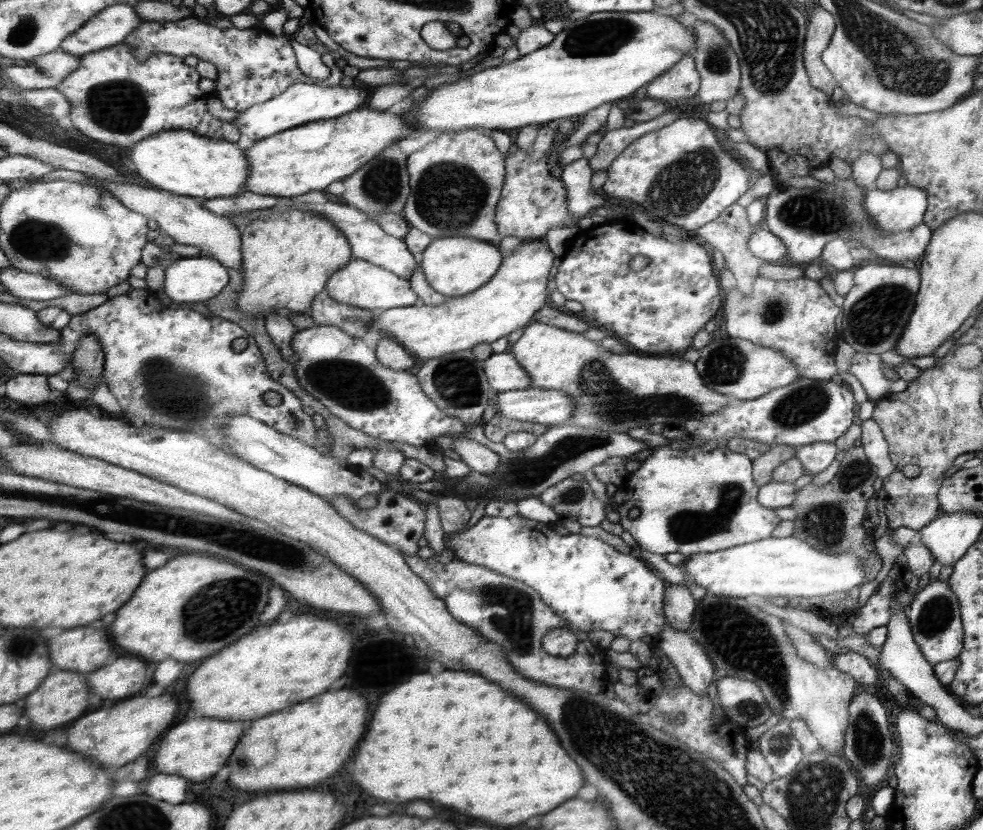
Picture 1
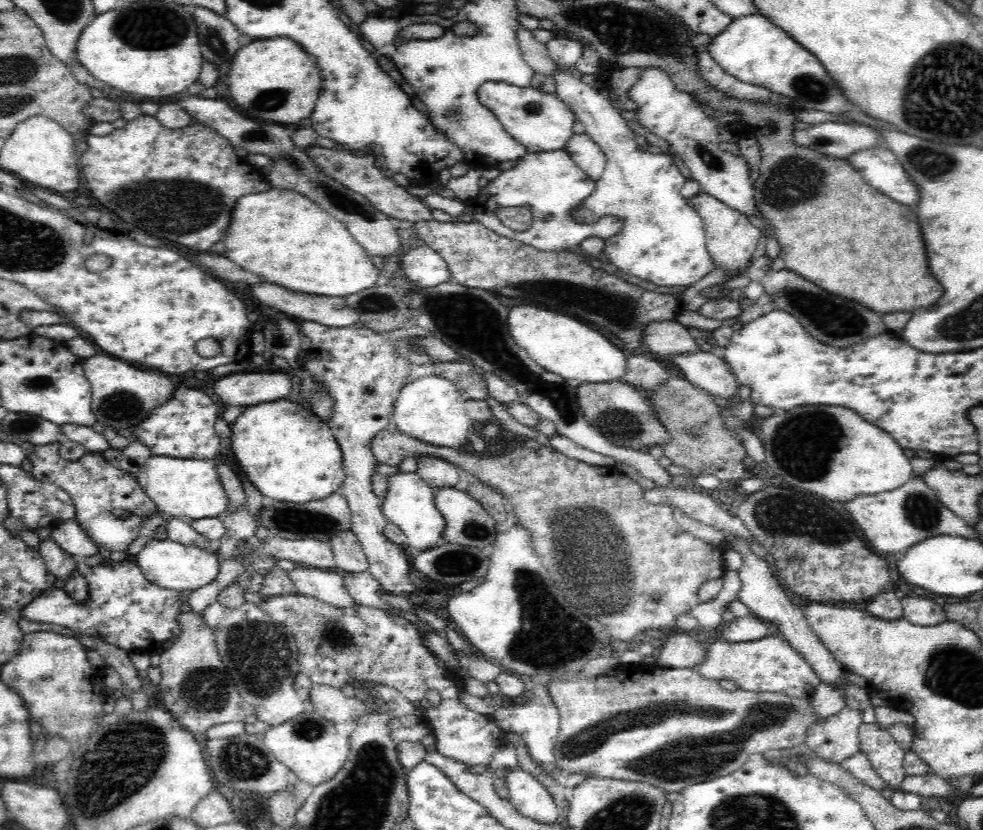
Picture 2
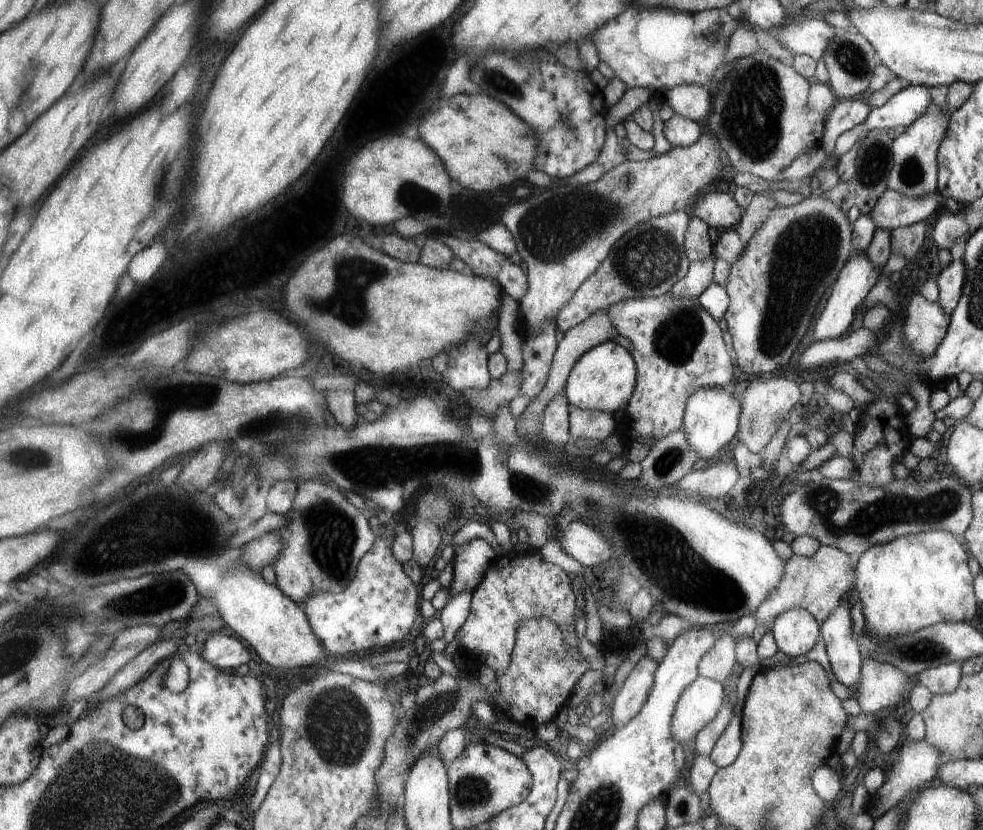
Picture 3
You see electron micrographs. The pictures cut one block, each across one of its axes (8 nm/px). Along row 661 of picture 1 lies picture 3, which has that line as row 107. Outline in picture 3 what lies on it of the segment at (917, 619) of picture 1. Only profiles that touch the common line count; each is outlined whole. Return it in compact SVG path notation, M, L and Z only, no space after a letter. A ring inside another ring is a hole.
M933 102L926 112L905 127L905 131L893 142L894 166L889 176L889 189L905 194L908 198L922 198L936 192L938 178L938 146L946 137L951 114L946 114L944 104Z

